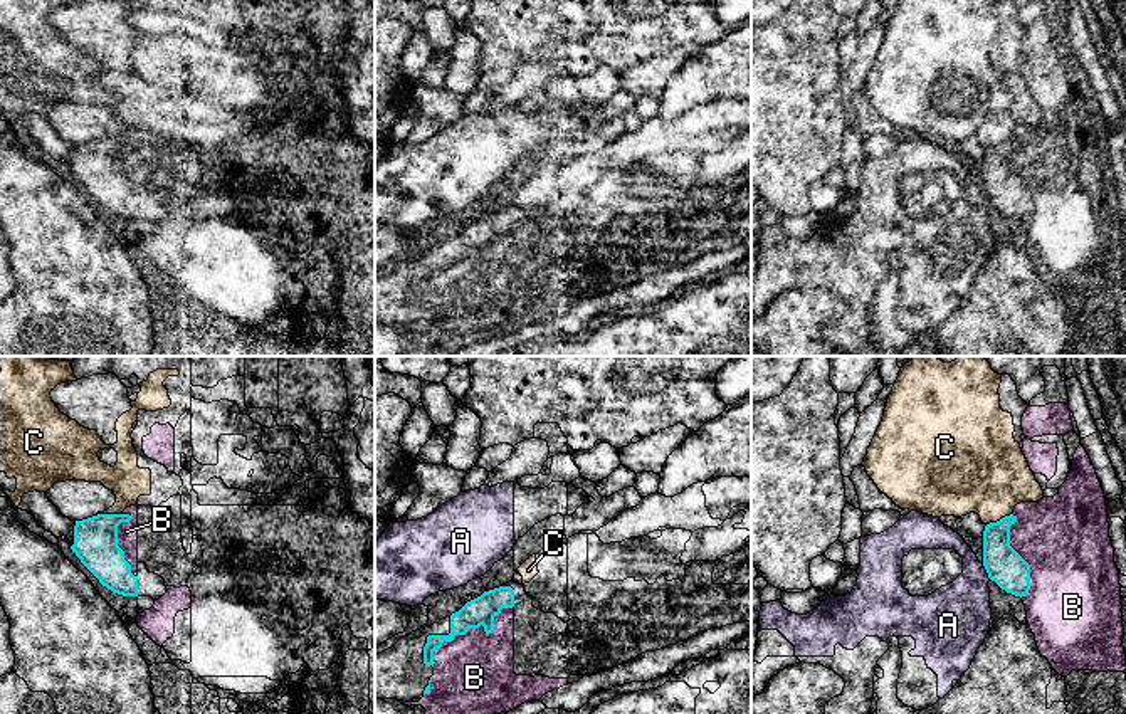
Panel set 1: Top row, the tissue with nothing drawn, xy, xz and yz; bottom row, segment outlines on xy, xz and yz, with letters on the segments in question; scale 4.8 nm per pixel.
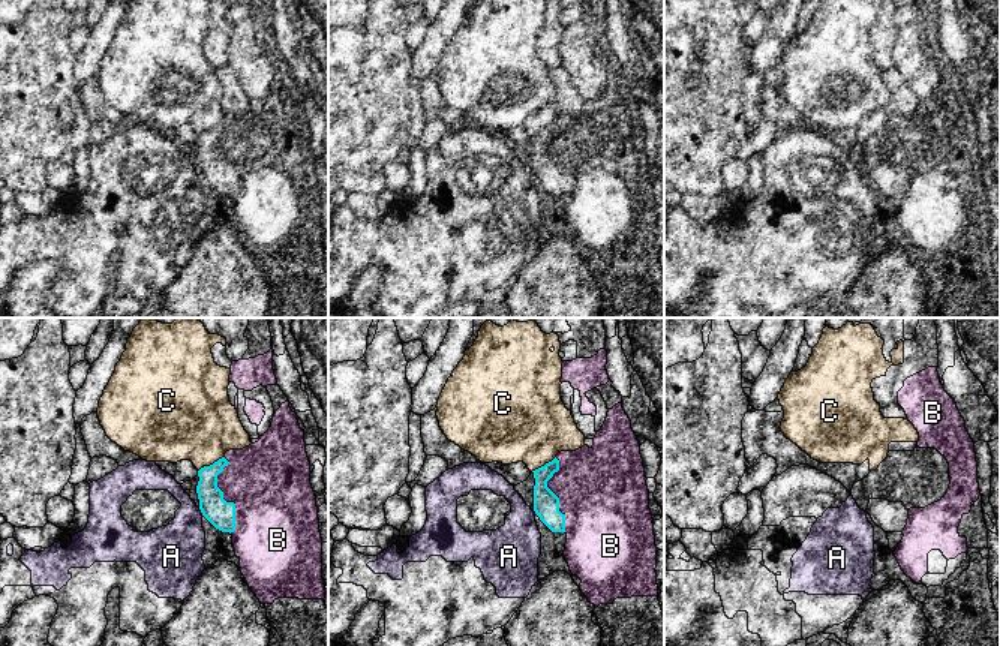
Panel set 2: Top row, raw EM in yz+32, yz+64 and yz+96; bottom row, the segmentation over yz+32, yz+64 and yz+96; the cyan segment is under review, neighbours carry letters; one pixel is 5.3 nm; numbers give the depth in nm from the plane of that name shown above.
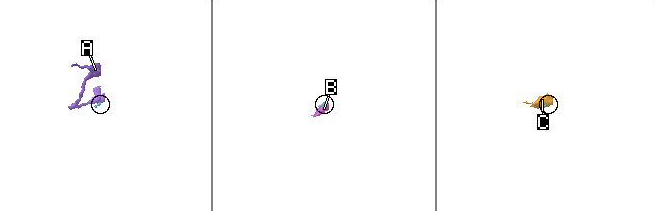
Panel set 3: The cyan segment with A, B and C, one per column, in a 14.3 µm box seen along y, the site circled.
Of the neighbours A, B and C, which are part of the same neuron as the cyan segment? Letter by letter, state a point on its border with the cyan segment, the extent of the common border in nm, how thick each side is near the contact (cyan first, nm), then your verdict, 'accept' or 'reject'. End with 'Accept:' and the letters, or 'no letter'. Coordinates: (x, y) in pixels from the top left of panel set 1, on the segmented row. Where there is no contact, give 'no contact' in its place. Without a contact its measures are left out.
A: contact yz (987, 572); length 90 nm; calibres 180 and 300 nm; reject
B: contact xz (473, 627); length 480 nm; calibres 140 and 380 nm; reject
C: contact yz (1000, 519); length 140 nm; calibres 180 and 420 nm; reject
Accept: no letter

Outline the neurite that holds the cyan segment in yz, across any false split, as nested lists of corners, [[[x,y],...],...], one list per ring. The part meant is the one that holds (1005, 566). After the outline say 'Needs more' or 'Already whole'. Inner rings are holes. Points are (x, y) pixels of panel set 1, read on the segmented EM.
[[[1010,514],[985,526],[983,566],[1002,590],[1022,598],[1030,590],[1030,564],[1010,546],[1015,521],[1017,516]]]. Already whole

